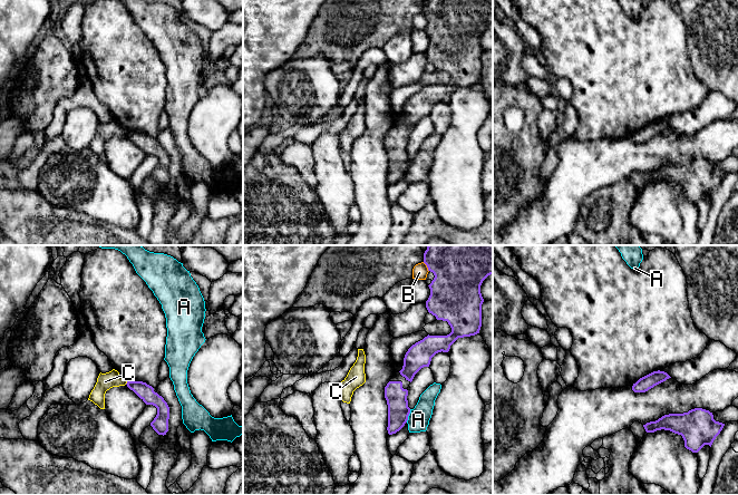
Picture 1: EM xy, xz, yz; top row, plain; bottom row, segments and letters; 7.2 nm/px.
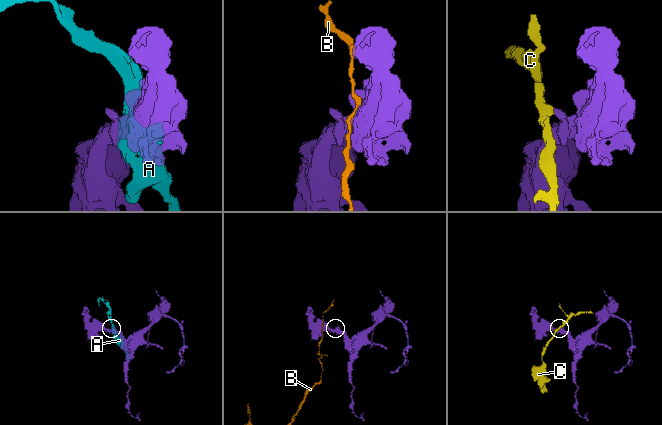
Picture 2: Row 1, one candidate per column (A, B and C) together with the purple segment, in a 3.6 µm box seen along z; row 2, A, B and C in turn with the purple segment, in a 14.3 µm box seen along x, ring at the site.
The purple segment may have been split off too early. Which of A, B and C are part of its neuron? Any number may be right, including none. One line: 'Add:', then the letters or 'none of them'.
Add: none of them

